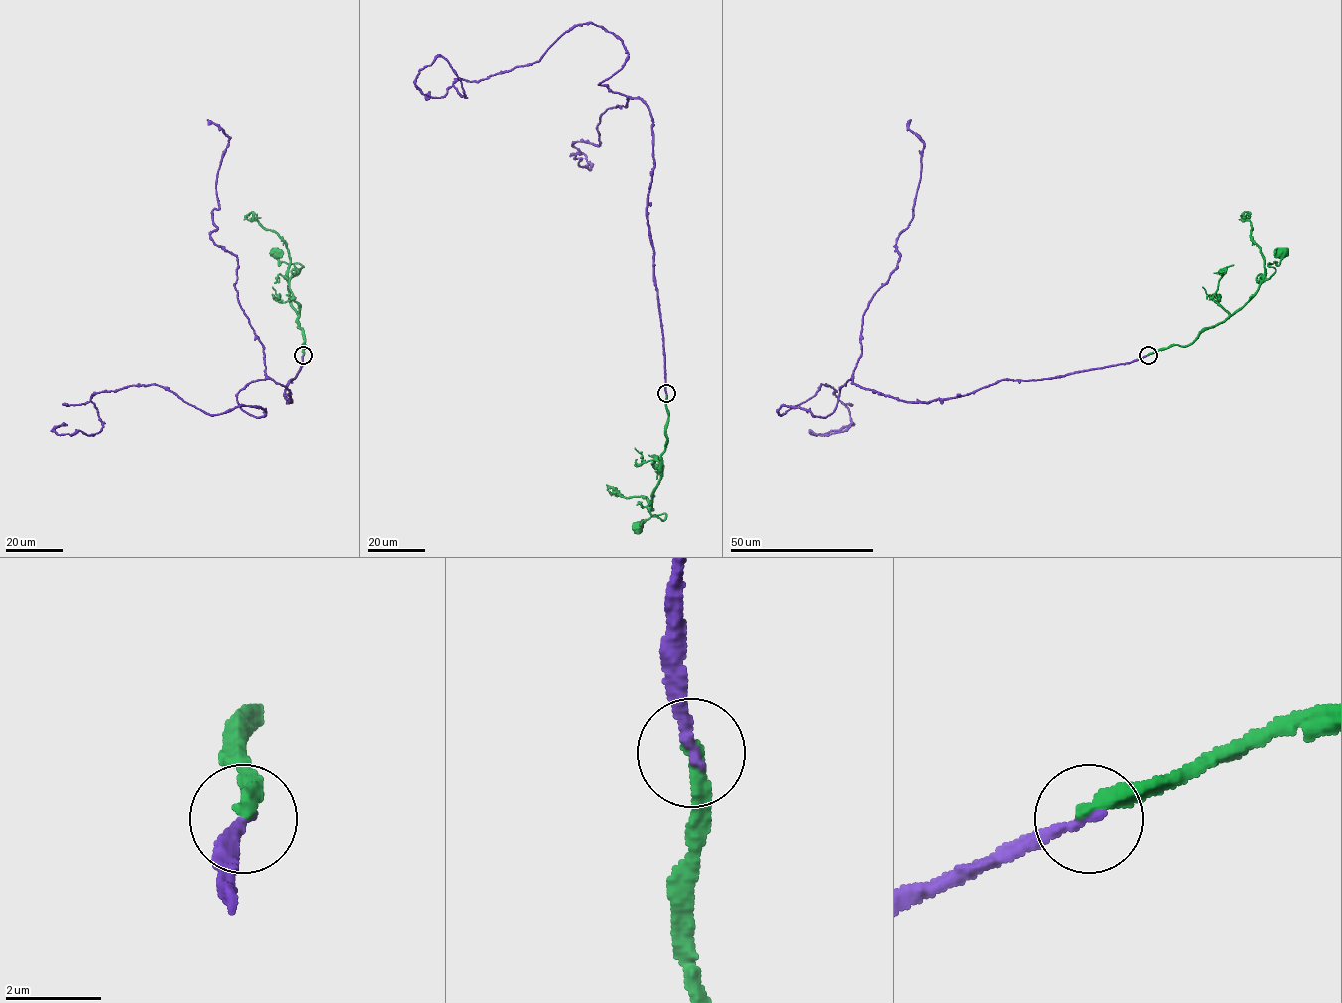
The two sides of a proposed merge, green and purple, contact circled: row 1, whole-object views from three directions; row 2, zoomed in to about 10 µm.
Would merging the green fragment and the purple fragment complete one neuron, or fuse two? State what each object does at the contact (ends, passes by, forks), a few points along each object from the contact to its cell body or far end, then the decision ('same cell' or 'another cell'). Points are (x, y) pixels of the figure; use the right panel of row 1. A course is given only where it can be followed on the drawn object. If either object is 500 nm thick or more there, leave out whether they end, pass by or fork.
green ends there; purple ends there; green runs (1148, 354), (1189, 345), (1234, 314), (1272, 276), (1275, 270), (1268, 264), (1277, 265), (1282, 254); purple runs (1148, 355), (927, 402), (850, 379), (830, 415), (777, 411), (829, 385), (851, 425), (810, 432), (852, 424); another cell

